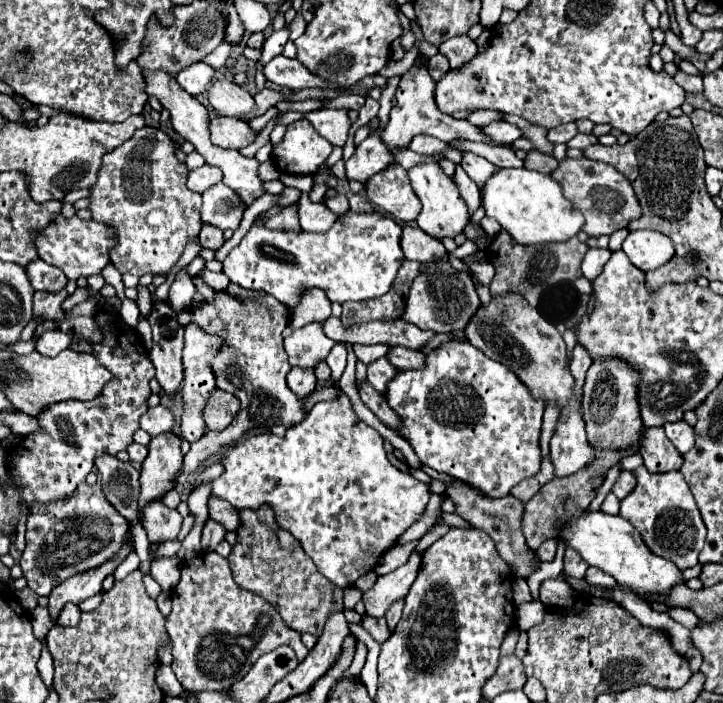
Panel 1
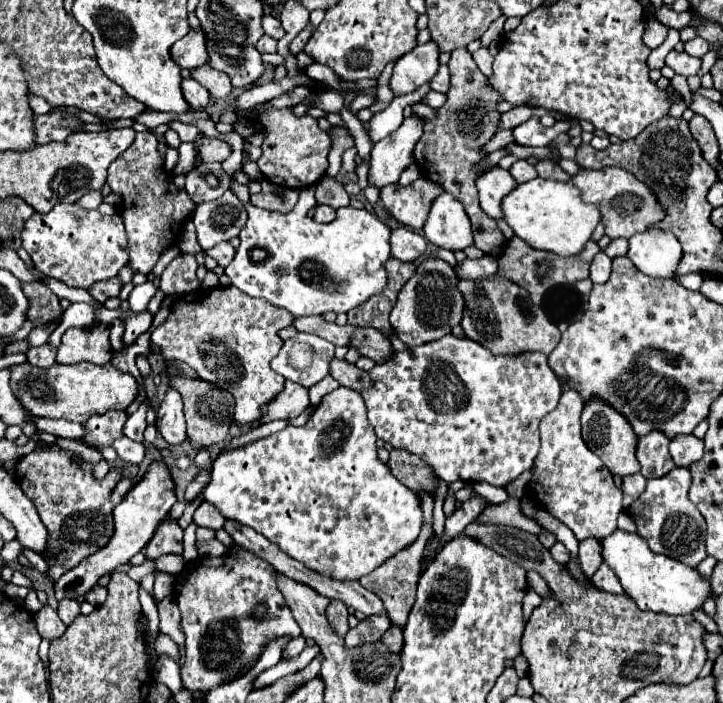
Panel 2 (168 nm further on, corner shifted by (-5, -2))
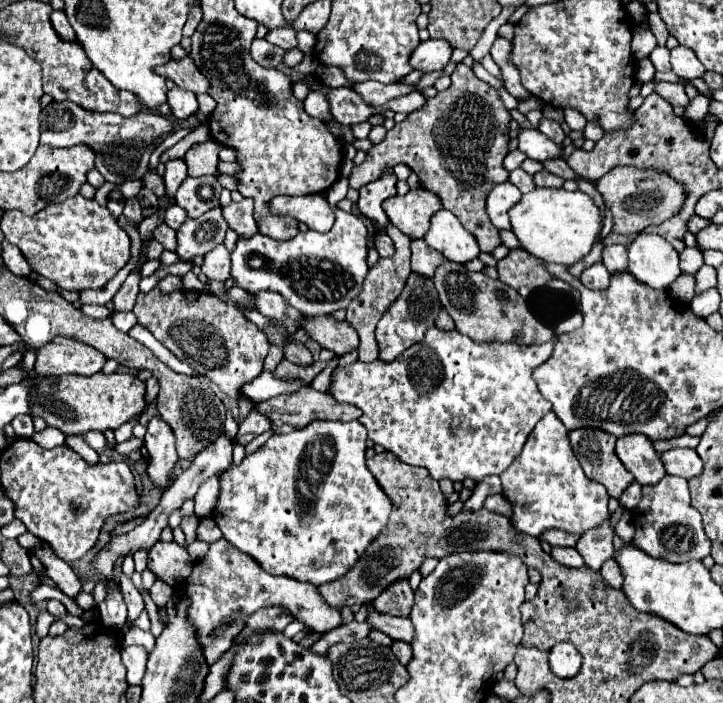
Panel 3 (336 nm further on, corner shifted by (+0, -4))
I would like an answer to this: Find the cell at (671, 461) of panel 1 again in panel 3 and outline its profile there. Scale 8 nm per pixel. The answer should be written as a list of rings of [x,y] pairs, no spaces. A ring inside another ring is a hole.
[[[644,435],[620,437],[616,443],[616,453],[640,485],[656,485],[666,475],[658,451]]]

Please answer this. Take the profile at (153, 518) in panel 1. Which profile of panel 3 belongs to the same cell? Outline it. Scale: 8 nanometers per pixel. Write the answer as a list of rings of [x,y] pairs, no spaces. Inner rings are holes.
[[[158,541],[148,551],[148,569],[168,585],[180,585],[180,581],[184,581],[184,577],[192,571],[192,565],[188,551],[176,541]]]

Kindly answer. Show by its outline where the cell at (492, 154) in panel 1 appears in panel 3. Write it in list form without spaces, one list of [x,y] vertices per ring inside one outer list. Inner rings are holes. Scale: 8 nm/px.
[[[514,169],[510,173],[510,183],[514,183],[522,193],[530,193],[536,187],[532,181],[532,175],[528,175],[524,169]]]

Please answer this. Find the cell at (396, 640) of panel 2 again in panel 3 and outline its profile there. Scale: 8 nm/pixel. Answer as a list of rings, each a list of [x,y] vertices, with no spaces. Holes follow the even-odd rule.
[[[392,641],[390,649],[392,649],[392,653],[396,655],[396,659],[398,659],[402,665],[408,665],[408,657],[412,657],[412,647],[410,647],[410,643]]]

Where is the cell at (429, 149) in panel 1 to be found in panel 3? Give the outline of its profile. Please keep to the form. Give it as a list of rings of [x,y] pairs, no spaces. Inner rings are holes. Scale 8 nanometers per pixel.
[[[518,149],[516,151],[510,151],[508,155],[506,155],[506,159],[504,159],[504,169],[506,171],[512,171],[512,169],[516,169],[516,167],[520,167],[522,165],[522,161],[524,161],[526,157],[524,157],[524,153],[520,153]]]

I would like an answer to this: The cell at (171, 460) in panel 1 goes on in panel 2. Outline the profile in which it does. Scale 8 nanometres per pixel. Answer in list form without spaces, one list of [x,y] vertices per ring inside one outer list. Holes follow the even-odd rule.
[[[153,463],[145,477],[127,493],[127,499],[123,499],[115,509],[113,509],[113,523],[115,523],[115,533],[113,539],[97,551],[97,555],[89,555],[85,563],[79,563],[73,567],[73,571],[67,571],[61,575],[61,579],[55,583],[55,597],[57,601],[61,599],[75,599],[75,595],[85,595],[89,589],[93,589],[99,581],[101,575],[115,571],[117,567],[129,563],[129,559],[139,553],[145,543],[153,537],[153,531],[157,529],[157,523],[169,515],[169,509],[175,505],[175,491],[173,491],[173,481],[169,475],[169,469],[163,463]]]

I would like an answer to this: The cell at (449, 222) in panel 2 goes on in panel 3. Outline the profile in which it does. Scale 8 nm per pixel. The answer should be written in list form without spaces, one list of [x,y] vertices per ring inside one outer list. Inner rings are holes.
[[[440,209],[436,215],[432,215],[424,241],[454,263],[466,263],[470,259],[476,259],[476,255],[480,253],[476,239],[448,209]]]

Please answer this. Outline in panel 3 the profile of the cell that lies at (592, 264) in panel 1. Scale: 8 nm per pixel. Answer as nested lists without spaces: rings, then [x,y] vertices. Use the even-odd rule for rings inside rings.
[[[594,263],[592,267],[584,269],[584,273],[580,275],[580,281],[588,289],[606,289],[608,287],[608,281],[610,281],[610,273],[604,267],[604,263]]]

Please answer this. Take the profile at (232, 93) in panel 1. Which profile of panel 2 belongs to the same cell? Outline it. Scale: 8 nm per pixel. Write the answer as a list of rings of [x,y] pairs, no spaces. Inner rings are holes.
[[[201,65],[201,67],[191,69],[191,77],[197,83],[201,83],[217,99],[225,99],[231,93],[231,89],[233,89],[229,77],[225,73],[215,71],[211,65]]]

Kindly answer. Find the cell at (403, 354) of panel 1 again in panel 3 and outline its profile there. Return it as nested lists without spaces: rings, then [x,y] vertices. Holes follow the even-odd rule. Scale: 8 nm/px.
[[[332,315],[330,317],[316,317],[316,319],[306,319],[300,323],[302,329],[310,333],[314,341],[318,341],[324,349],[334,351],[338,357],[350,353],[352,349],[358,349],[360,339],[358,333],[352,325],[346,321],[336,321]]]

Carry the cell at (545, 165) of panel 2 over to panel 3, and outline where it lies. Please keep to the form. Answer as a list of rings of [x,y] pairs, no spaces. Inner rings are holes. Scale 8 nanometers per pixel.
[[[540,171],[534,175],[534,183],[536,183],[536,187],[562,187],[564,179],[558,175],[552,175],[548,171]]]

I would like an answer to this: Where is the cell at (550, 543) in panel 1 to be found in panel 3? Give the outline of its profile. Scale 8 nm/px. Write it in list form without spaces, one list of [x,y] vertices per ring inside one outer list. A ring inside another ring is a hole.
[[[552,547],[550,555],[554,561],[558,561],[560,565],[566,565],[566,567],[582,567],[584,565],[584,559],[580,557],[580,553],[570,547]]]

